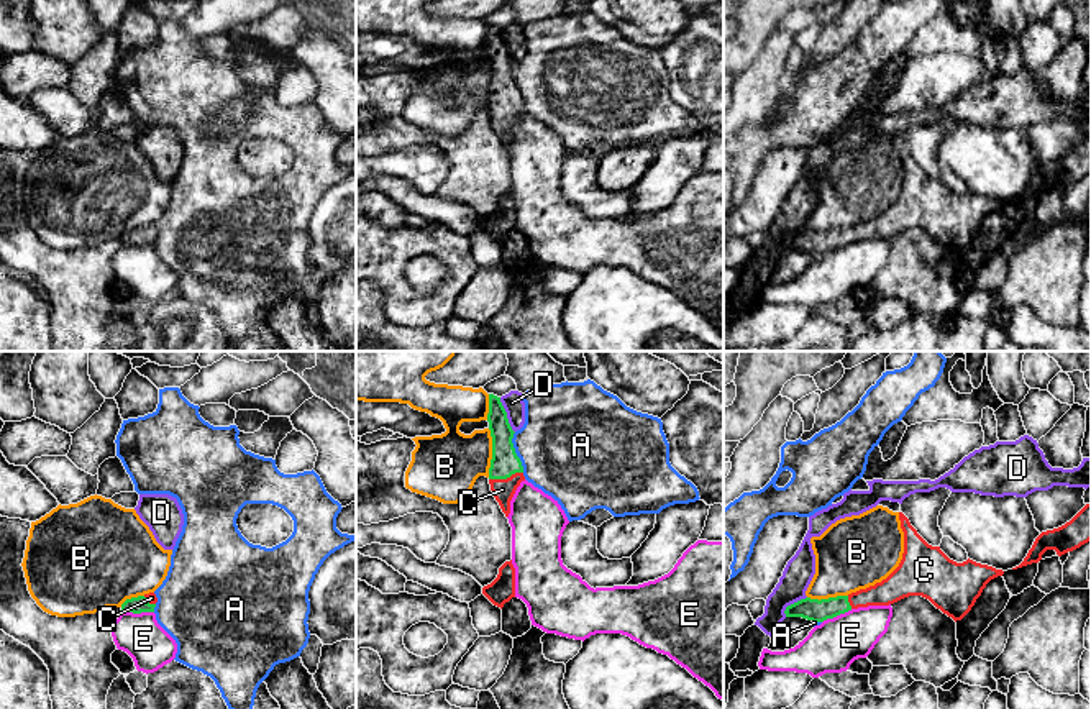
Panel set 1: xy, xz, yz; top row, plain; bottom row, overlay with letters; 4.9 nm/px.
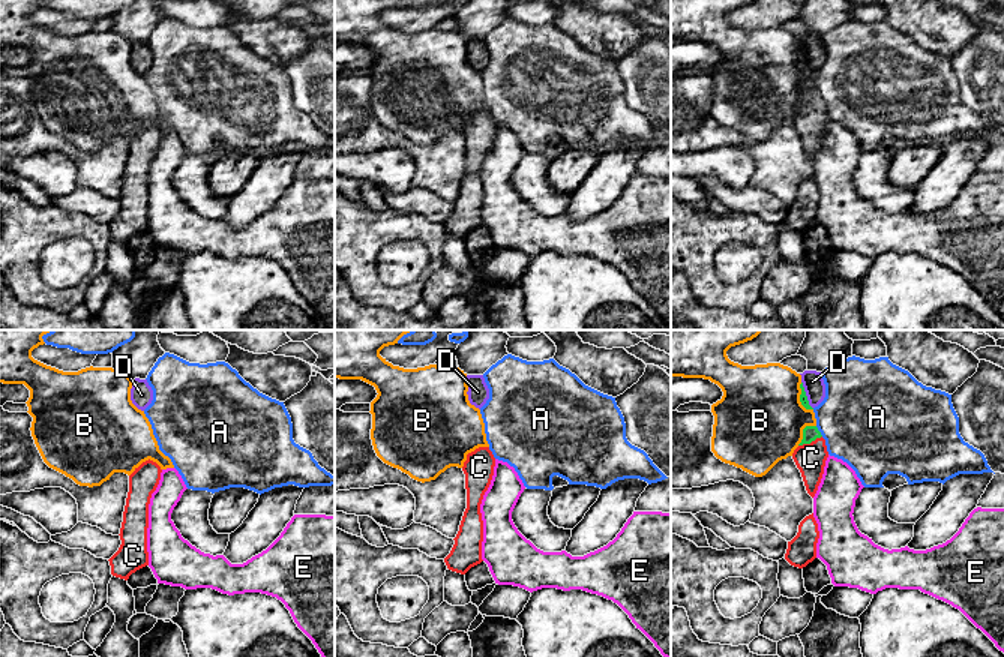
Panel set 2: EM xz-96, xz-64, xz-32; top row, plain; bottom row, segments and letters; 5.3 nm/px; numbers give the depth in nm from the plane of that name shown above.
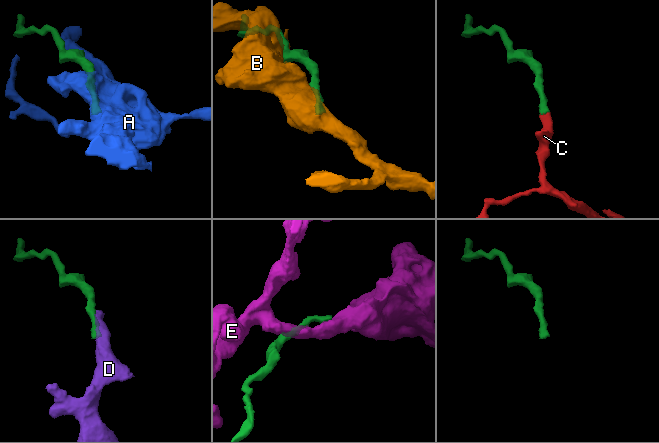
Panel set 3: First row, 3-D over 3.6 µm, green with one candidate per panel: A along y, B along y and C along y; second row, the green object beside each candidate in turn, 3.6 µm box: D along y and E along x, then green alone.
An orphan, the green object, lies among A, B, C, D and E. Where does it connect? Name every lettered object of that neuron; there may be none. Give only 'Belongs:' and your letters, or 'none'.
Belongs: C

